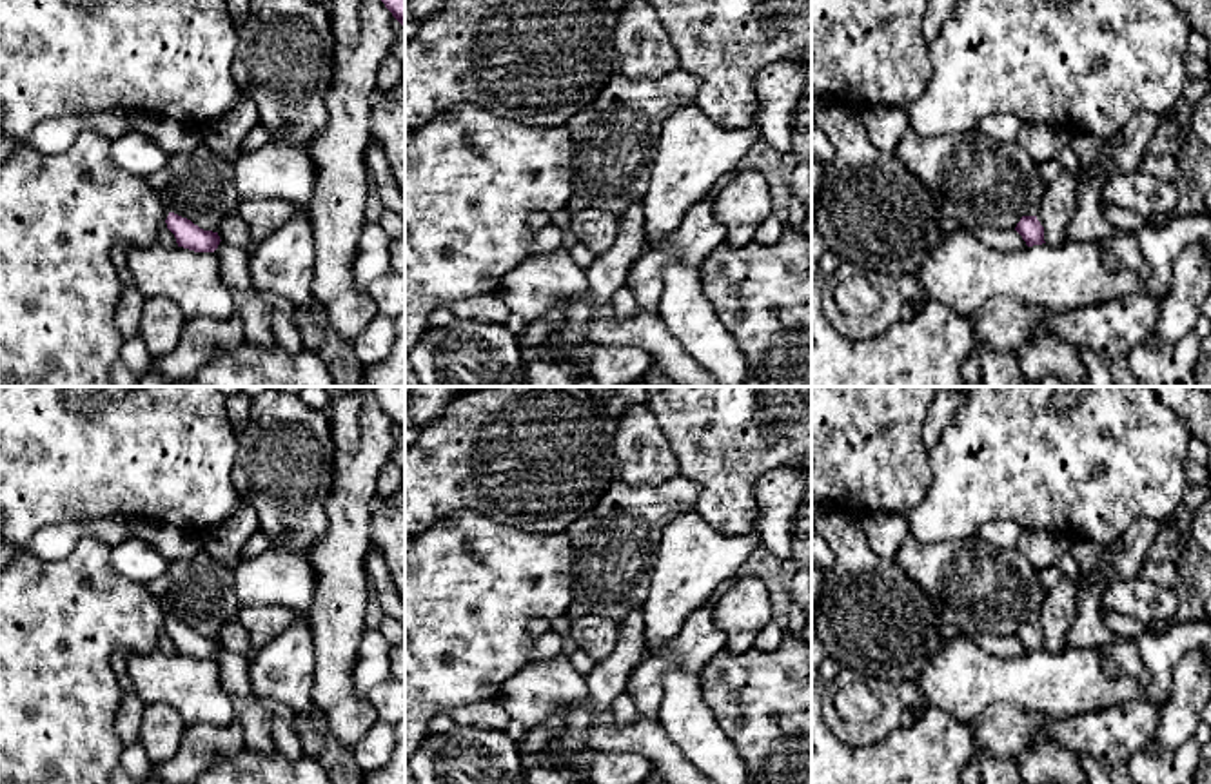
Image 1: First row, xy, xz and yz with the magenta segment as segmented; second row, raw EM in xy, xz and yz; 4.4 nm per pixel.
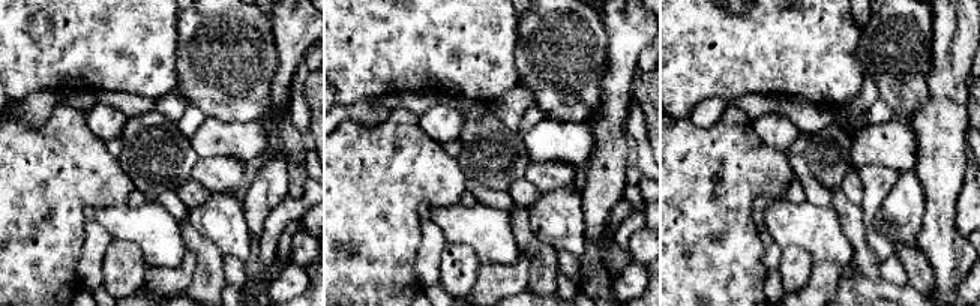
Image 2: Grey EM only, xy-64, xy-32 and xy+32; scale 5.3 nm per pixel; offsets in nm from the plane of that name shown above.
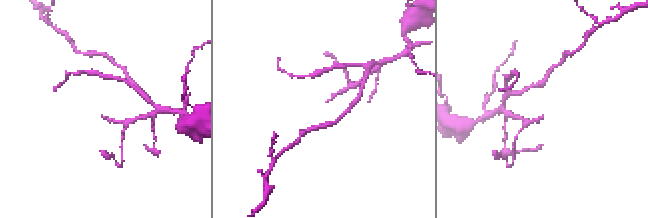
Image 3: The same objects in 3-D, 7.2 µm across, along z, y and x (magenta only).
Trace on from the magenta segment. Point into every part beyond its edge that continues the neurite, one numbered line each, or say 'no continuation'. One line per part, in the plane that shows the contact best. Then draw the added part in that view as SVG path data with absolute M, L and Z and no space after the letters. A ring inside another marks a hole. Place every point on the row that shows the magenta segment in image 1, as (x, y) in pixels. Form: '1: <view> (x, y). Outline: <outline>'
no continuation

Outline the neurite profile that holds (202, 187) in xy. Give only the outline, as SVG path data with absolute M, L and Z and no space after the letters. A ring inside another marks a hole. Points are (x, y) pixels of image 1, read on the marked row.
M207 143L189 152L167 154L165 167L171 171L171 181L163 189L171 200L169 212L212 232L218 232L225 216L238 212L243 200L236 191L234 162Z

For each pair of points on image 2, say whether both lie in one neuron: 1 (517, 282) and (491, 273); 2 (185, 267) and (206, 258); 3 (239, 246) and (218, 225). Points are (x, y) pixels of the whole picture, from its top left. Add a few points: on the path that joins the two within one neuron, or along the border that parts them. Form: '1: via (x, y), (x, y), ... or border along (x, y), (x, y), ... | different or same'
1: via (511, 281), (497, 279) | same
2: border along (191, 248), (195, 270), (185, 290) | different
3: via (234, 242), (222, 230) | same

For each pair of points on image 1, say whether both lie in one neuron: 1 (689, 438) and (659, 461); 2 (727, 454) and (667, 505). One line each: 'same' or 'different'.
1: different
2: different

